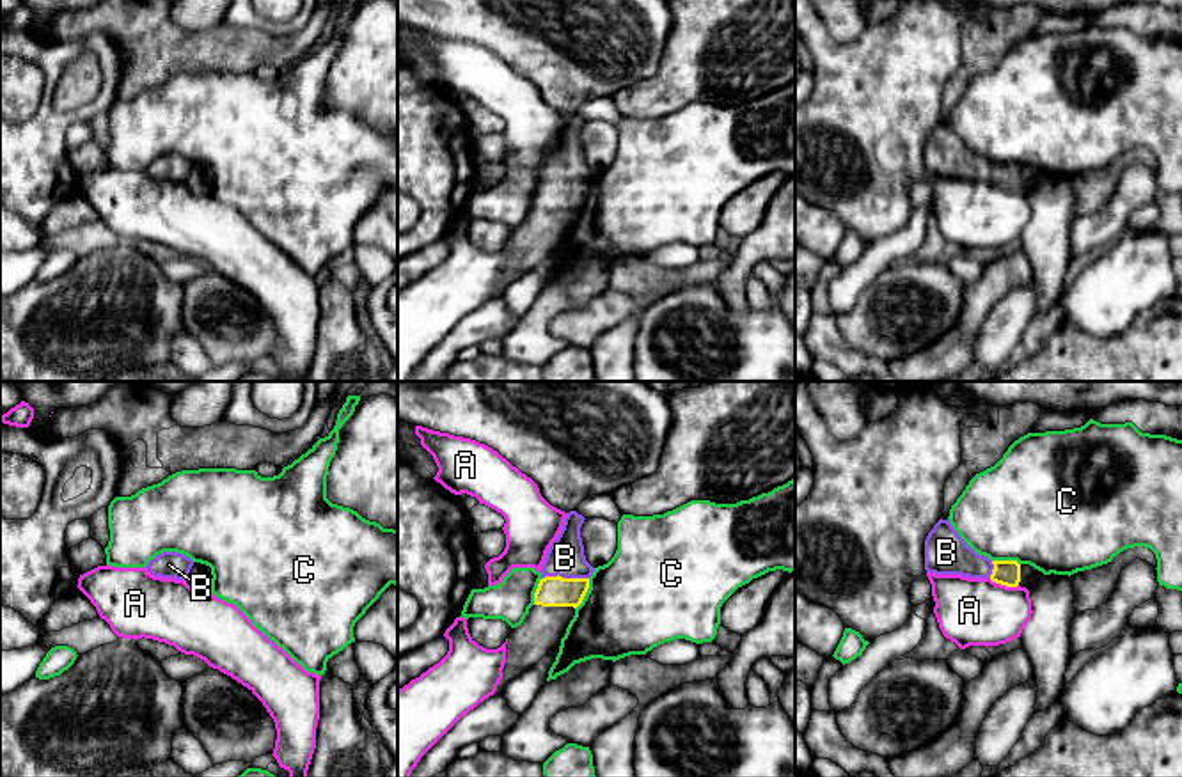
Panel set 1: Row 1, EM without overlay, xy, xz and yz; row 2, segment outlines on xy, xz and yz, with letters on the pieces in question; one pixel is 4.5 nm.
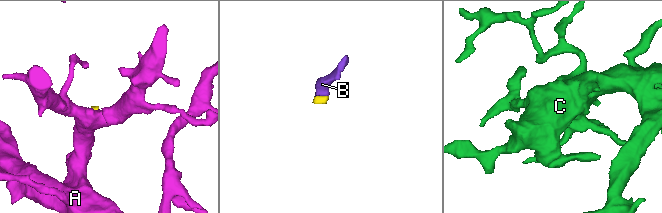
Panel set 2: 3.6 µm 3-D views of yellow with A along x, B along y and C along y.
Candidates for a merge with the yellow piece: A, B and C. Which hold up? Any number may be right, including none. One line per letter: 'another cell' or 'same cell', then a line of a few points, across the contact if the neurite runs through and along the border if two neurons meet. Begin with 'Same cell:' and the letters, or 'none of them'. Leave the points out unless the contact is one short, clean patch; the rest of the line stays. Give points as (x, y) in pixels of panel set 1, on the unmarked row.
Same cell: B
A: another cell; line yz (989, 181), (1017, 188)
B: same cell; line xz (552, 194), (565, 181), (565, 160)
C: another cell; line xz (590, 181), (590, 190), (575, 211)

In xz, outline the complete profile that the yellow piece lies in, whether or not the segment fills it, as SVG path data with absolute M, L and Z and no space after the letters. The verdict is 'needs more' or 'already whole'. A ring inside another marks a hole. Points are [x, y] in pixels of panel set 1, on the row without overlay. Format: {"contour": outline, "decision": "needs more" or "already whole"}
{"contour": "M566 115L557 142L547 154L534 208L524 225L511 231L506 266L495 296L520 275L536 268L564 239L575 211L582 206L595 170L586 163L580 130L584 119Z", "decision": "needs more"}

